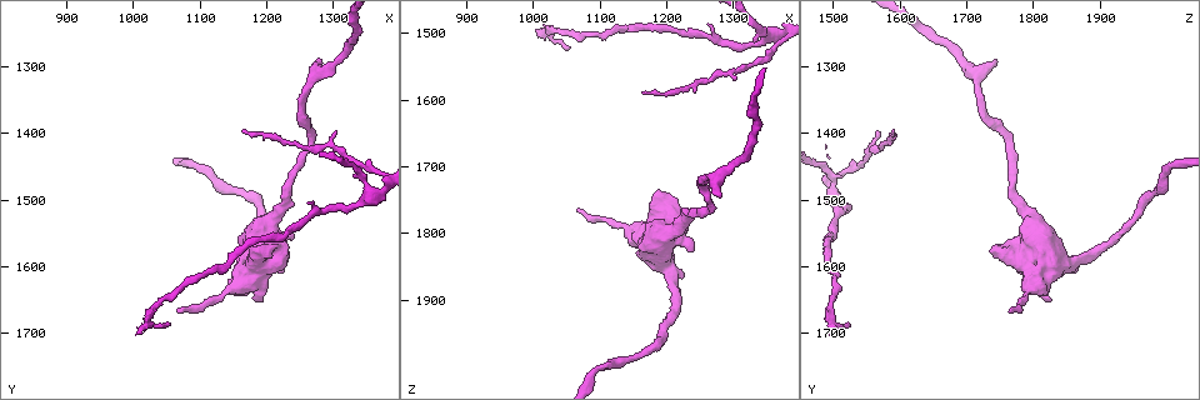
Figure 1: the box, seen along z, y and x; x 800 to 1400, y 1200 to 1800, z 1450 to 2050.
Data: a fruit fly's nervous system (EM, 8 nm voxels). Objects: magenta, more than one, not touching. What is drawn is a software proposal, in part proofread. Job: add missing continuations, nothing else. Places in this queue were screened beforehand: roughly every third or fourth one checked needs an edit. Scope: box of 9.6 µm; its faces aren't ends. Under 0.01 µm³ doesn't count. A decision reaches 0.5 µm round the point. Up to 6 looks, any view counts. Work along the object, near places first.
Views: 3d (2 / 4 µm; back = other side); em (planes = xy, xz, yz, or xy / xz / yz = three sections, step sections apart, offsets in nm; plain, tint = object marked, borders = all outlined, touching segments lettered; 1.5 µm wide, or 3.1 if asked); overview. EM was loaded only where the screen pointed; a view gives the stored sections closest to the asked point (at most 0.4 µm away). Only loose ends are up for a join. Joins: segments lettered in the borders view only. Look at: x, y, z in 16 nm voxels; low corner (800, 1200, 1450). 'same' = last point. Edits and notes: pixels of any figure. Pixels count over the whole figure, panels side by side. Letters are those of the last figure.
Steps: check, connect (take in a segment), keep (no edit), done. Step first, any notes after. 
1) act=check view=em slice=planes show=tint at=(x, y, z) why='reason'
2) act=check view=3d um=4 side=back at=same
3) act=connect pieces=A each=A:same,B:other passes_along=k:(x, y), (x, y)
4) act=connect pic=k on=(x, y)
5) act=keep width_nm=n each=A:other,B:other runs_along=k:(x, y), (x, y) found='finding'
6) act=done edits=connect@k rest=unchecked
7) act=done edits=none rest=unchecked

act=check view=3d um=4 side=back at=(1285, 1295, 1745) why='branch stops here'

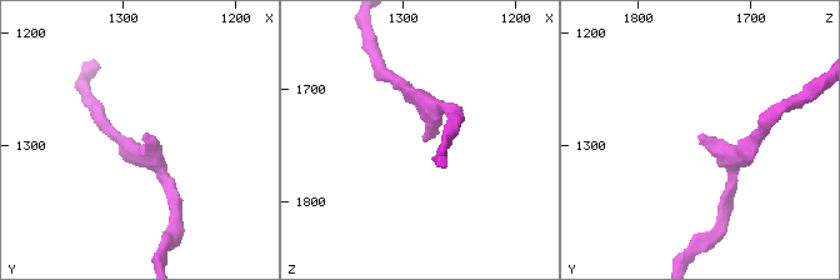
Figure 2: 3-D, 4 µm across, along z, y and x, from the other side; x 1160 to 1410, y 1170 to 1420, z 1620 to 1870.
act=check view=em slice=planes show=plain at=(1282, 1290, 1744)

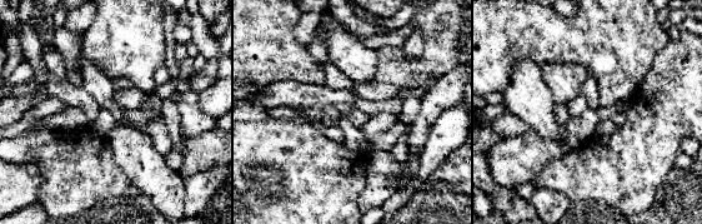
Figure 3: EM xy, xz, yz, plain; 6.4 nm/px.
act=check view=em slice=planes show=borders at=same why='see the neighbours'

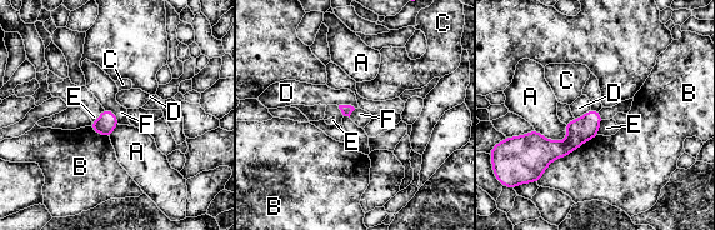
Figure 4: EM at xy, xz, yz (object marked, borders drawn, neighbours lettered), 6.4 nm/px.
act=keep each=A:other,B:other,C:other,D:other,E:other,F:other runs_along=4:(598, 118), (566, 146), (526, 141) found='no lettered segment goes on from it'

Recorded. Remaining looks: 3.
act=check view=3d um=2 at=(1185, 1650, 1825) why='stops while still wide'

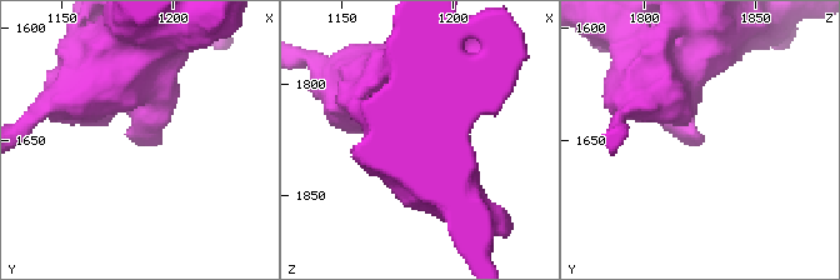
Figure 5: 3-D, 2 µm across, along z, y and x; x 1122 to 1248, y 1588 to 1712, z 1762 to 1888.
act=check view=em slice=xz step=4 show=tint at=(1186, 1649, 1827)

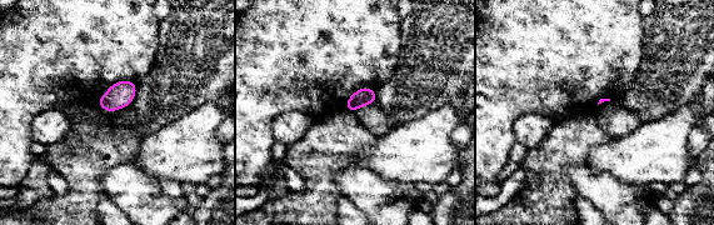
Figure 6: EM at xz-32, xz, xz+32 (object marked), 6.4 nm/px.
act=check view=em slice=planes show=borders at=same why='another direction'

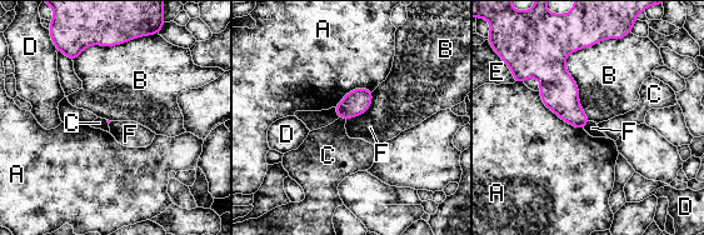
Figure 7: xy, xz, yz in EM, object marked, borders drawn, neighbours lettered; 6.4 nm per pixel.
act=keep each=A:other,B:other,C:other,D:other,E:other,F:other border=7:(620, 38), (565, 60), (590, 120) found='no lettered segment goes on from it'

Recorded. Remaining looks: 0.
act=done edits=none rest=unchecked

